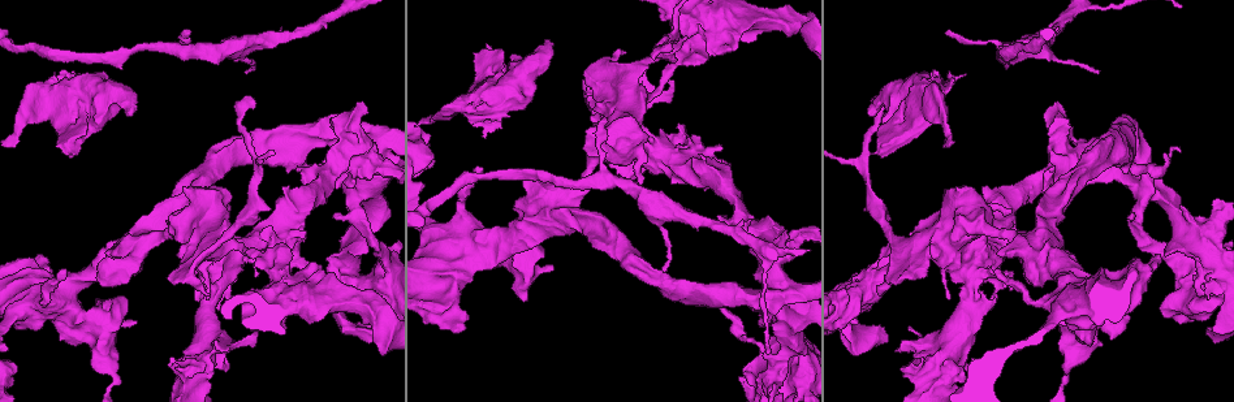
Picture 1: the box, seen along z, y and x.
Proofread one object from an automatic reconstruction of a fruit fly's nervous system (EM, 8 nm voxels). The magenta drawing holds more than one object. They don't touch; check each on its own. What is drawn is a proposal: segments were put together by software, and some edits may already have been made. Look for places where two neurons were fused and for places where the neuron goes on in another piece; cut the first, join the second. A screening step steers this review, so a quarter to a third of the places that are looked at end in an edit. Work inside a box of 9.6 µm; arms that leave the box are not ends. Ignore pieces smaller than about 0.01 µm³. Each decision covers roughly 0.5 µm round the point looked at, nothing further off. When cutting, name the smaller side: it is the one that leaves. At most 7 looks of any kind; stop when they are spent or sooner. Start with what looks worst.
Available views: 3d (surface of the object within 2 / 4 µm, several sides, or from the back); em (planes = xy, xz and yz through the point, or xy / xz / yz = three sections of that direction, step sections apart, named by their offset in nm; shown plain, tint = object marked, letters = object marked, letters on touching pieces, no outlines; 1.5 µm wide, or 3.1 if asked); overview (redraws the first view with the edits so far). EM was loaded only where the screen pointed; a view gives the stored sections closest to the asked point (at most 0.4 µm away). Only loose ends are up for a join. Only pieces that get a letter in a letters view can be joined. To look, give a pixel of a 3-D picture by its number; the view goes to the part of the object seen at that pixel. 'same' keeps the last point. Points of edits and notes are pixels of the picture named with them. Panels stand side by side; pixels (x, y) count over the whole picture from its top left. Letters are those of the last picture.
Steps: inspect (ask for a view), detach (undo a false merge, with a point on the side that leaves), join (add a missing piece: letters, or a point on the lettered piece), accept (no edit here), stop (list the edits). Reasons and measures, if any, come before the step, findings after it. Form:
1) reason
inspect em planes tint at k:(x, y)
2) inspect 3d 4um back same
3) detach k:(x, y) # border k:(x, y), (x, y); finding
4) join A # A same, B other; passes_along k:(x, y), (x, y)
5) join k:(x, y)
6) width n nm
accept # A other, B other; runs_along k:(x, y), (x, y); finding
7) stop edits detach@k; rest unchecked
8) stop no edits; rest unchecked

thick end
inspect em planes letters at 1:(71, 155)

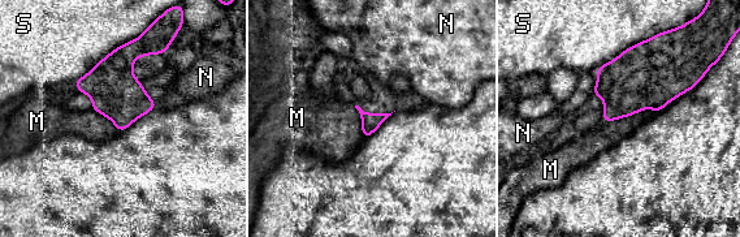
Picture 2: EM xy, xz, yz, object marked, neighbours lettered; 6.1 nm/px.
accept # M other, N other, S other; border 2:(354, 107), (359, 113), (363, 137); none of them fits

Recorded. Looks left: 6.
inspect 3d 2um at 1:(496, 123)

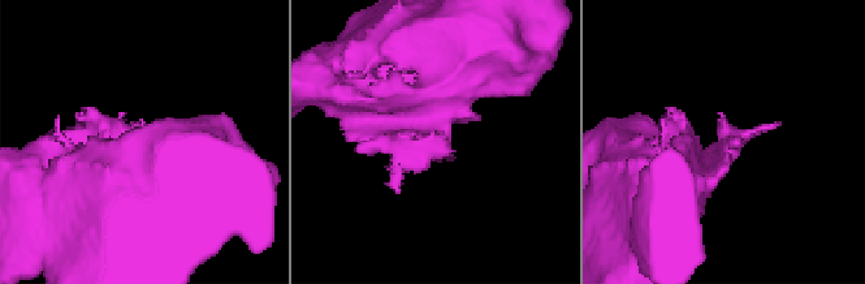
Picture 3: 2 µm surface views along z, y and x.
inspect em planes letters at 3:(438, 146)

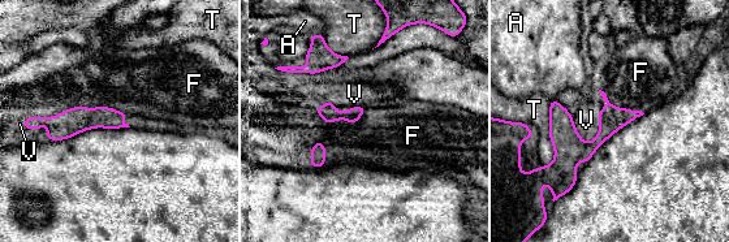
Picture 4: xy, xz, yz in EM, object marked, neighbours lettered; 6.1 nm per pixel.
longest_contact F 650 nm
accept # A other, F other, T other, V other; border 4:(129, 113), (74, 106), (26, 119); none of them fits

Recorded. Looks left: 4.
sudden change in width
inspect 3d 4um back at 1:(1218, 226)

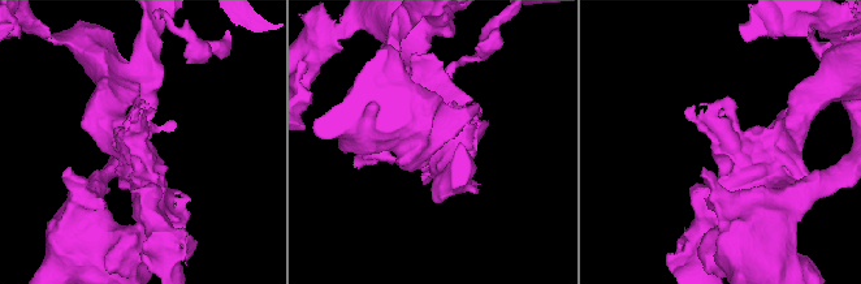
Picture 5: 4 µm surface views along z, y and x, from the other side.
inspect em planes tint at 5:(722, 144)

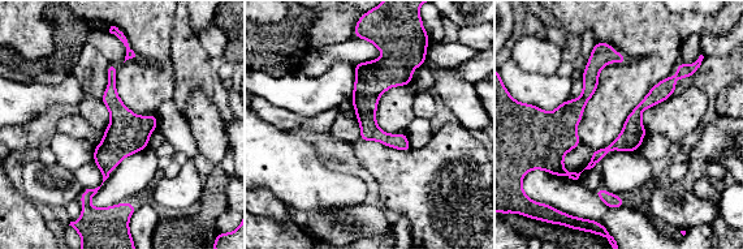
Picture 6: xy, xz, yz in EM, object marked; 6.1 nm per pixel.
inspect em planes letters same

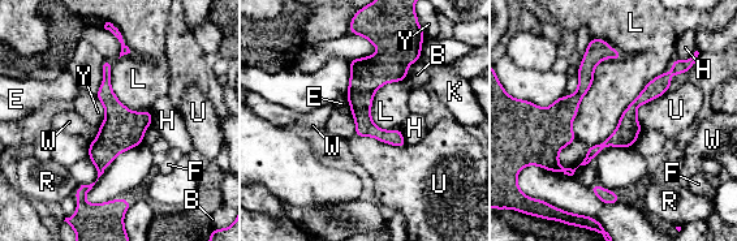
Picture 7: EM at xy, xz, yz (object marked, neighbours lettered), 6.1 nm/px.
accept # B other, E other, F other, H other, K other, L other, R other, U other, W other, Y other; all the same neuron

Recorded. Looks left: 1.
stop no edits; rest unchecked

